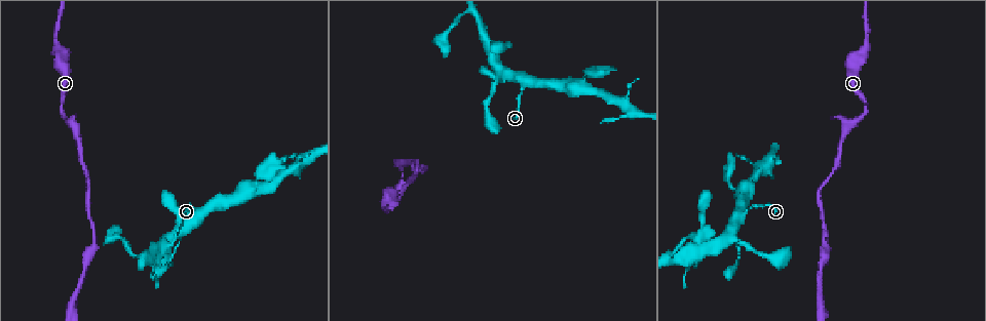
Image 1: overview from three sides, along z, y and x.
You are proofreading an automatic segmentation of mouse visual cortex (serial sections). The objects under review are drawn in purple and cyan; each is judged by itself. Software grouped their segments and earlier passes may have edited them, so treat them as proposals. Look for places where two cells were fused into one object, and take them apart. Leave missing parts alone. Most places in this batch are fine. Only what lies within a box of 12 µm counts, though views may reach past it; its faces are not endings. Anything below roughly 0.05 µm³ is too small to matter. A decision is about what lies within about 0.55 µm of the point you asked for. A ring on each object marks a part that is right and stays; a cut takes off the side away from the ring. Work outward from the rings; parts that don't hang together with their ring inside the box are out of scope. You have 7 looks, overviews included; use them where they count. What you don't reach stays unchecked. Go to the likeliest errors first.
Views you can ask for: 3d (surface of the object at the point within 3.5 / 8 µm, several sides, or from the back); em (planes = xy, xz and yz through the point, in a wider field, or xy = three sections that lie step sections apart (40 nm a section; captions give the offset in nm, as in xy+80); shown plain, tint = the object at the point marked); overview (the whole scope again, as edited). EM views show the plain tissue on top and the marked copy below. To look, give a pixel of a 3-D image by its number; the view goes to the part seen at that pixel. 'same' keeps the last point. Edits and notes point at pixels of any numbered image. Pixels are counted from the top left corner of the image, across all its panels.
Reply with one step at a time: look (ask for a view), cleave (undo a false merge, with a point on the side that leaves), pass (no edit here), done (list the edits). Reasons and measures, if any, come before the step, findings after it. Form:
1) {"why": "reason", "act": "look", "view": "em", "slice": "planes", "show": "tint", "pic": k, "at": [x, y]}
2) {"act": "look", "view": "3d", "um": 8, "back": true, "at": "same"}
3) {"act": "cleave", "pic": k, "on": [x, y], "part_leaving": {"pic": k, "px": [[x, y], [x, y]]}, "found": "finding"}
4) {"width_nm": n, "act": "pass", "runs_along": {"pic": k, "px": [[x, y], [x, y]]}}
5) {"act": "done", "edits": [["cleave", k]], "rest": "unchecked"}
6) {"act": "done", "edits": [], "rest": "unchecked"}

{"why": "abrupt turn", "act": "look", "view": "3d", "um": 3.5, "pic": 1, "at": [866, 110]}

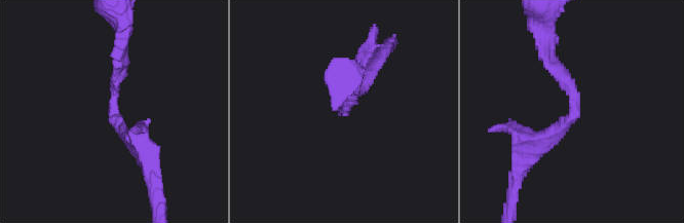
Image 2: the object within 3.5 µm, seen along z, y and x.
{"act": "look", "view": "em", "slice": "planes", "show": "tint", "pic": 2, "at": [575, 108]}

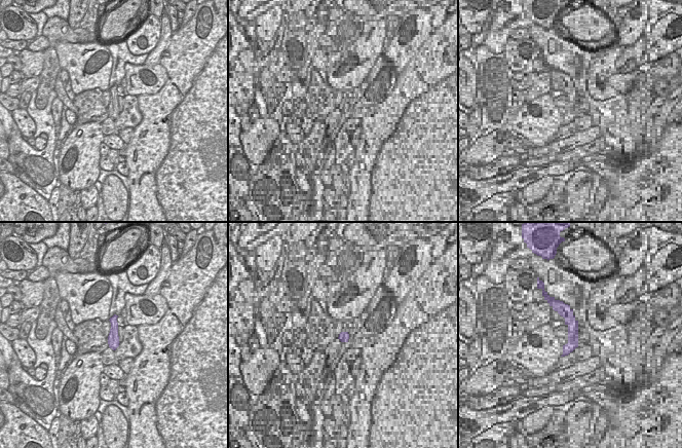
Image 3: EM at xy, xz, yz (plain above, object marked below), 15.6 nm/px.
{"width_nm": 190, "act": "pass", "runs_along": {"pic": 2, "px": [[121, 48], [115, 120], [140, 149]]}, "found": "one cell here"}

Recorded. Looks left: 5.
{"why": "four arms meet", "act": "look", "view": "3d", "um": 3.5, "pic": 1, "at": [727, 234]}

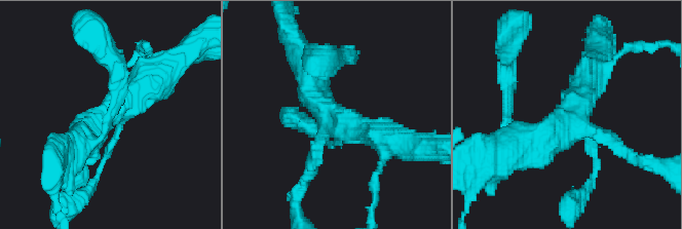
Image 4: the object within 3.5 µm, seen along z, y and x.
{"act": "look", "view": "em", "slice": "xy", "step": 3, "show": "tint", "pic": 4, "at": [336, 120]}

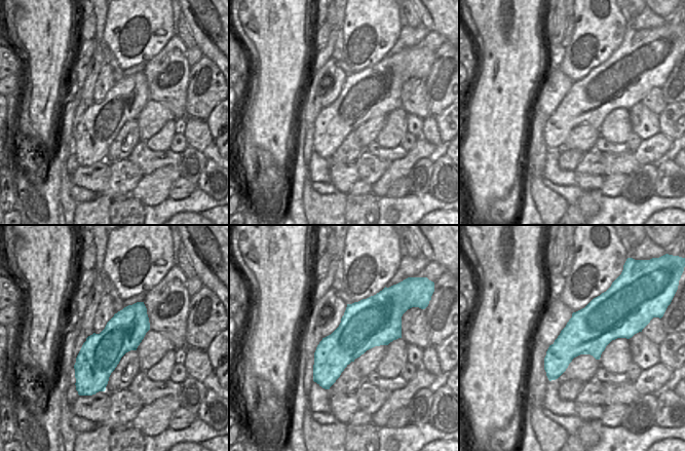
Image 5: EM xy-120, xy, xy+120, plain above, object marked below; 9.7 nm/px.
{"arms": 4, "act": "pass", "runs_along": {"pic": 4, "px": [[385, 139], [329, 113], [306, 66]]}, "found": "all the same cell"}

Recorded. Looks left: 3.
{"why": "calibre changes", "act": "look", "view": "3d", "um": 3.5, "back": true, "pic": 1, "at": [867, 44]}

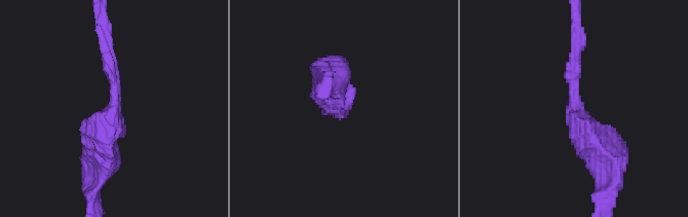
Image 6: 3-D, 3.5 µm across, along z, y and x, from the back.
{"why": "shape alone is not enough", "act": "look", "view": "em", "slice": "planes", "show": "tint", "pic": 6, "at": [574, 110]}

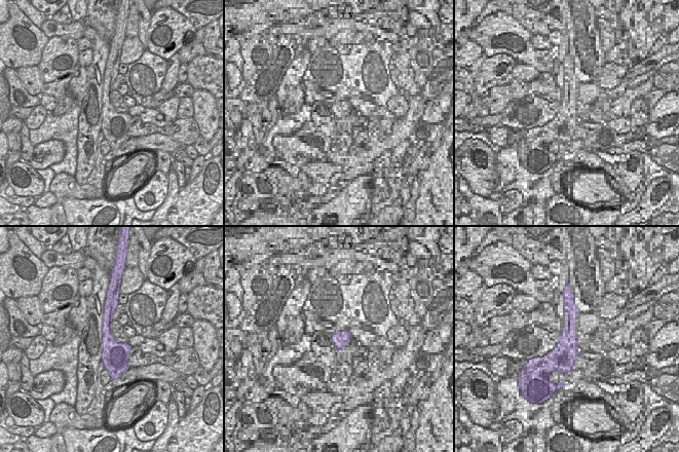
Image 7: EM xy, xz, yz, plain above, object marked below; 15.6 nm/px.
{"arm_widths_nm": [200, 400], "act": "pass", "runs_along": {"pic": 6, "px": [[611, 161], [574, 114], [577, 42]]}, "found": "continuous, no second cell"}

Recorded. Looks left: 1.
{"act": "done", "edits": [], "rest": "unchecked"}

